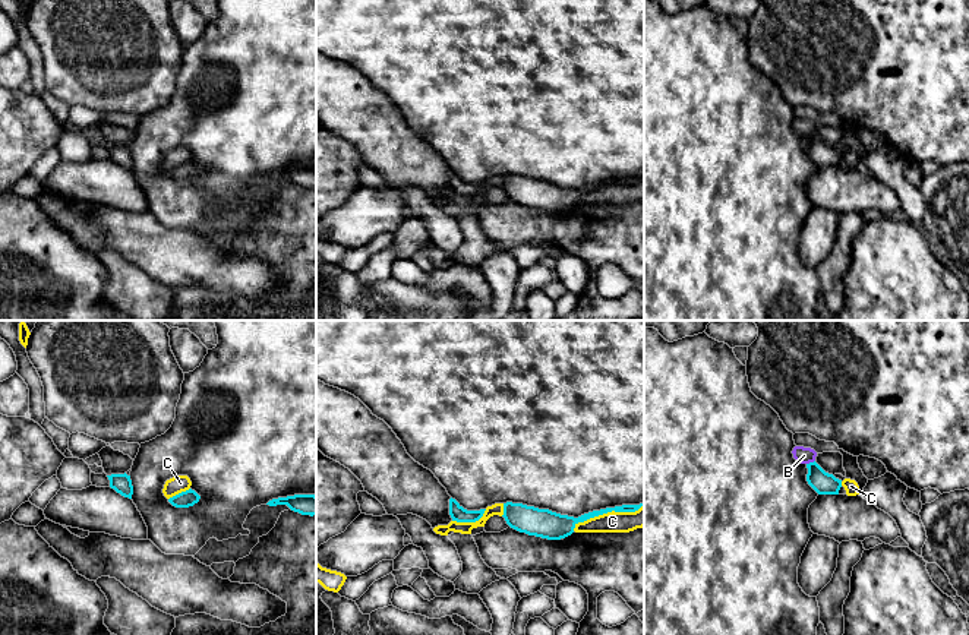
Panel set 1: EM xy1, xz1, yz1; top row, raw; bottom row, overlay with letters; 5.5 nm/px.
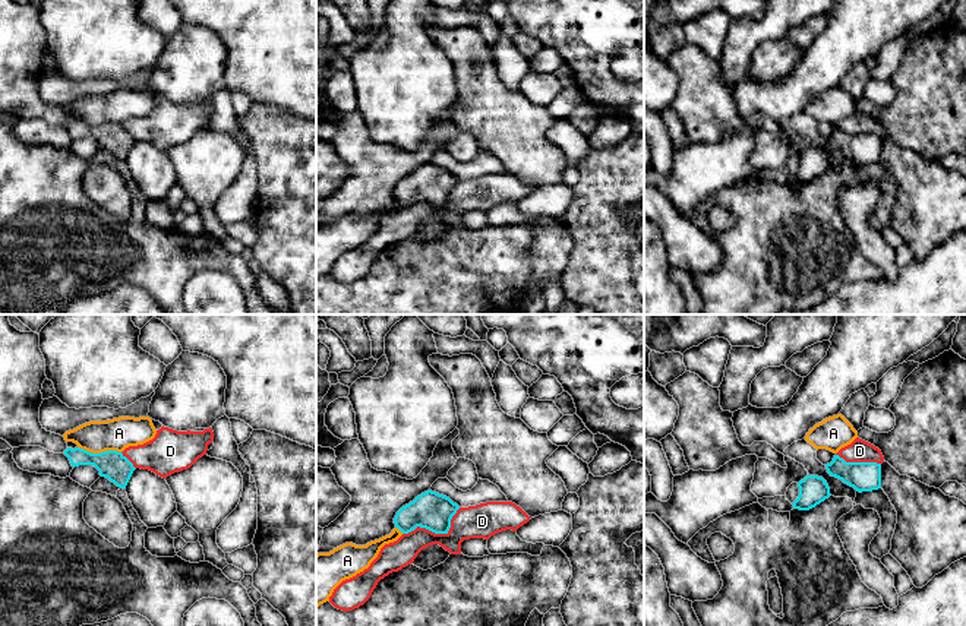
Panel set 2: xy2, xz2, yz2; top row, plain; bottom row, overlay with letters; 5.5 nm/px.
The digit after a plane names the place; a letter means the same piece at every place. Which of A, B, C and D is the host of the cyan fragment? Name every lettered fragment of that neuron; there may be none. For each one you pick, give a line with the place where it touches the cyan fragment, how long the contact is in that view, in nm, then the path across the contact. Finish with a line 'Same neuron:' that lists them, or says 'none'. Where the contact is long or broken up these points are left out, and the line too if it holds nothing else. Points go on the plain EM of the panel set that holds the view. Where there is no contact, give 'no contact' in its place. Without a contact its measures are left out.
Same neuron: none

